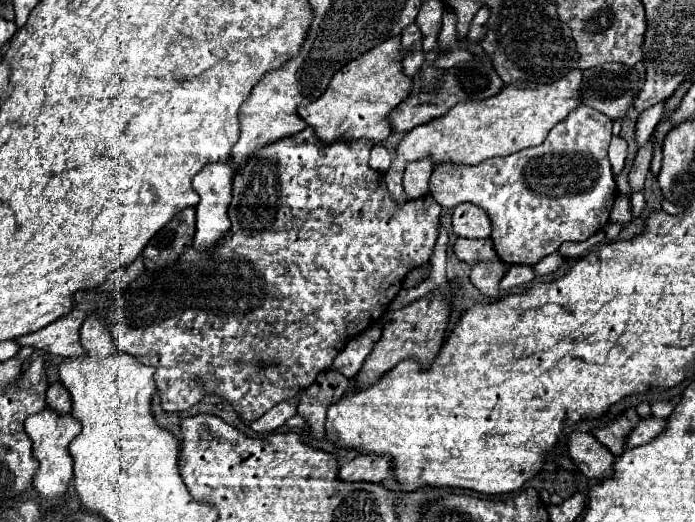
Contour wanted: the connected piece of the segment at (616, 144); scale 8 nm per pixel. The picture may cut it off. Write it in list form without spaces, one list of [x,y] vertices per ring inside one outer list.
[[[613,137],[611,139],[609,159],[611,159],[611,165],[613,165],[613,173],[619,175],[625,167],[625,159],[627,159],[627,141],[623,137]]]

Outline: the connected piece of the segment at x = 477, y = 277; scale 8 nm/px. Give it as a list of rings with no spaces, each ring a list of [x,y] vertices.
[[[495,263],[493,267],[491,265],[487,265],[487,267],[475,265],[473,271],[471,271],[473,285],[481,293],[485,293],[485,297],[489,297],[491,301],[495,301],[495,299],[501,297],[501,291],[499,291],[499,281],[503,277],[501,275],[501,267],[503,267],[503,263]]]

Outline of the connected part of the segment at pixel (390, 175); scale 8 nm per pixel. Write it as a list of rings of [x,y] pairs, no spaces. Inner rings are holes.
[[[577,69],[571,71],[567,77],[561,77],[559,81],[547,85],[513,83],[505,85],[495,97],[489,97],[485,101],[457,103],[443,117],[437,117],[429,123],[411,129],[397,145],[397,157],[385,173],[393,201],[397,205],[408,201],[403,191],[402,179],[405,163],[409,161],[417,161],[431,155],[435,163],[457,161],[465,165],[475,165],[489,157],[509,155],[527,147],[541,145],[547,133],[561,121],[561,117],[567,117],[567,113],[579,105],[579,91],[581,71]]]

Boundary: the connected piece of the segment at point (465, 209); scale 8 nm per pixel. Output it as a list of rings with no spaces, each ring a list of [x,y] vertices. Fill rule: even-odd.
[[[461,203],[453,209],[453,231],[457,237],[487,239],[491,233],[491,221],[481,207]]]

